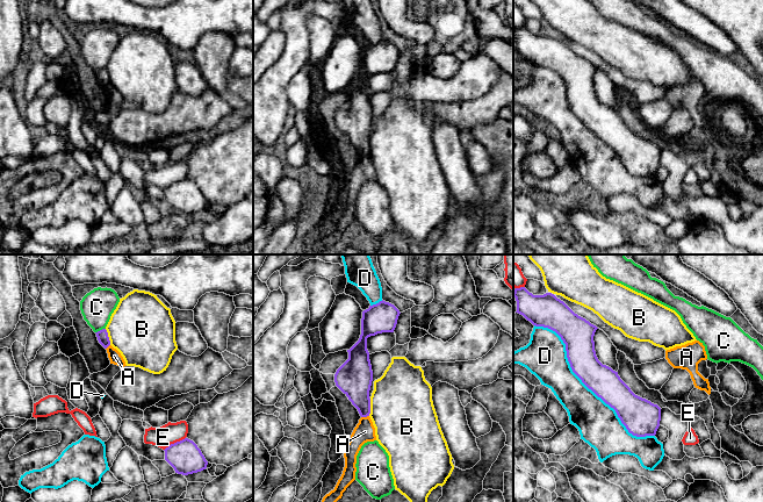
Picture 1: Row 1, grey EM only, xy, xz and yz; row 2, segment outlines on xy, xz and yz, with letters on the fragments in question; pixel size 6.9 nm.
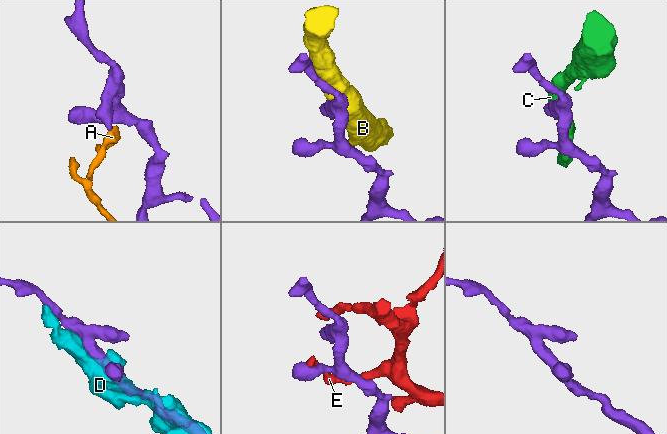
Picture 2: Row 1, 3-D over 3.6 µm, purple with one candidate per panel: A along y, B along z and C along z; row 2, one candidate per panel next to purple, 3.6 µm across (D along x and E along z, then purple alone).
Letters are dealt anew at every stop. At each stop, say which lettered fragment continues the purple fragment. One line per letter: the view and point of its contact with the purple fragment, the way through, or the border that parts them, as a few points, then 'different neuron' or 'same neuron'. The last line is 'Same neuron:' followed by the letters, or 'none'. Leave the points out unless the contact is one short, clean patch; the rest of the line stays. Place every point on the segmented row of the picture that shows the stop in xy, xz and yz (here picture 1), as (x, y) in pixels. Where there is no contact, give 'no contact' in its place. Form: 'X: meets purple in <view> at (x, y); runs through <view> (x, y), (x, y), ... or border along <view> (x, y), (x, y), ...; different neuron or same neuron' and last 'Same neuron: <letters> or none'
A: meets purple in xz at (365, 416); border along xz (368, 415), (361, 417); different neuron
B: meets purple in xz at (369, 407); different neuron
C: meets purple in xy at (100, 330); border along xy (105, 328), (95, 332); different neuron
D: meets purple in yz at (587, 386); different neuron
E: meets purple in xy at (174, 443); different neuron
Same neuron: none

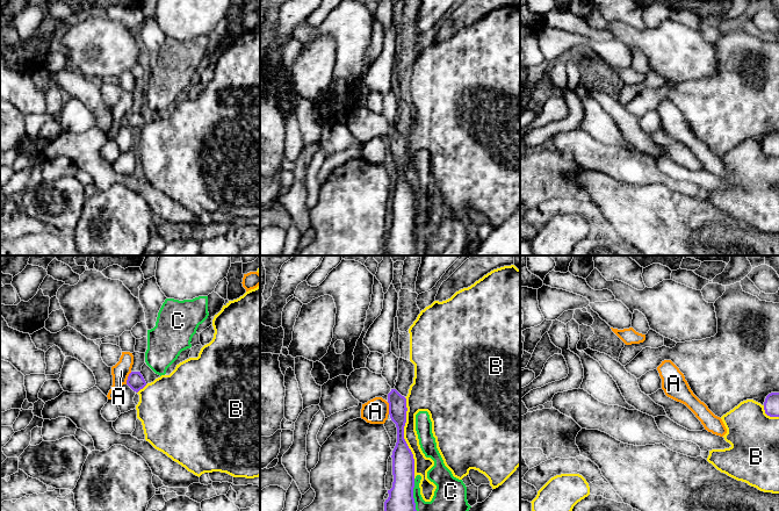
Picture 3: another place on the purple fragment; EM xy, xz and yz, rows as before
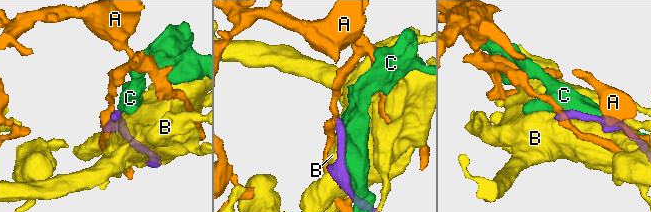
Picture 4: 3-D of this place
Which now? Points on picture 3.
A: meets purple in xy at (128, 378); border along xy (131, 372), (125, 383); different neuron
B: meets purple in xz at (403, 438); different neuron
C: meets purple in xz at (412, 495); different neuron
Same neuron: none

